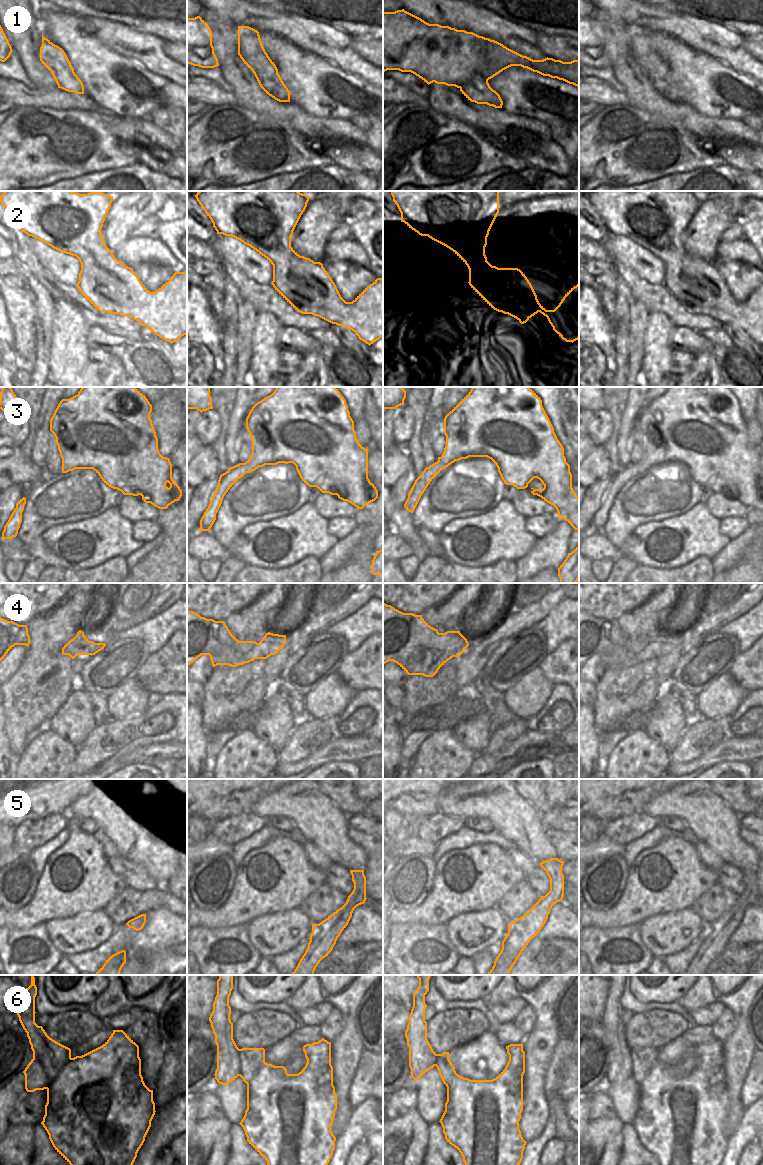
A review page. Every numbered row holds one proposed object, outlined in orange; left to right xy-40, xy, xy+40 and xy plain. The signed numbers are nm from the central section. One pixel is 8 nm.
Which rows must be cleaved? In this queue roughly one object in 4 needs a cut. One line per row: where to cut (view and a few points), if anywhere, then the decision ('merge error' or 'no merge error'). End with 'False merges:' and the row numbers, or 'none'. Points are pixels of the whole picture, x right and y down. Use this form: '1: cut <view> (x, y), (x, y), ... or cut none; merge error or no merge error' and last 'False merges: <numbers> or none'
1: cut xy+40 (487, 79), (481, 76), (474, 76), (459, 87); merge error
2: cut none; no merge error
3: cut xy (243, 463), (246, 472); merge error
4: cut none; no merge error
5: cut none; no merge error
6: cut xy-40 (71, 1058), (59, 1075), (46, 1088); merge error
False merges: 1, 3, 6

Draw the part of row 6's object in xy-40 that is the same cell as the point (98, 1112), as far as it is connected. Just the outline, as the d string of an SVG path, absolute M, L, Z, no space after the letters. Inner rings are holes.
M113 1030L102 1046L71 1058L51 1082L41 1124L55 1150L70 1165L133 1165L155 1112L153 1090L145 1085L141 1075L139 1046L123 1030Z

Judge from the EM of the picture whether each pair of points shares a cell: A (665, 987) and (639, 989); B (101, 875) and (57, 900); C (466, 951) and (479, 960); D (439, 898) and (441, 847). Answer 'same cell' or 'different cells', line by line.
A: same cell
B: same cell
C: different cells
D: different cells

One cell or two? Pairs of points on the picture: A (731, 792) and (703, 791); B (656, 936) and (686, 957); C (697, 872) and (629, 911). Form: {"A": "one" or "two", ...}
{"A": "two", "B": "two", "C": "one"}

